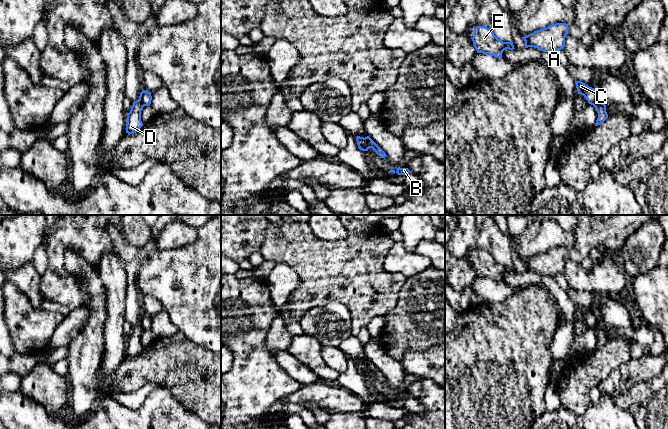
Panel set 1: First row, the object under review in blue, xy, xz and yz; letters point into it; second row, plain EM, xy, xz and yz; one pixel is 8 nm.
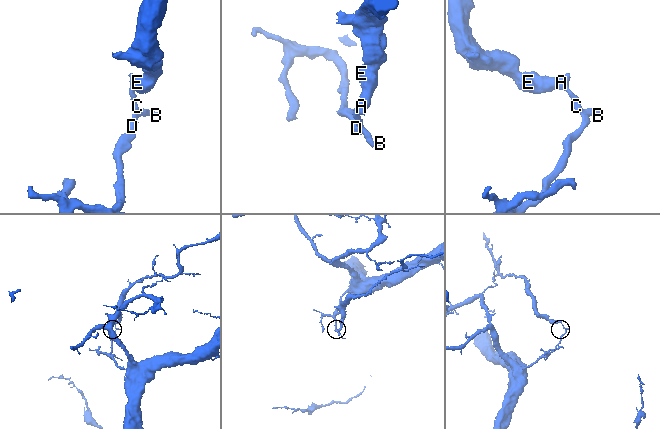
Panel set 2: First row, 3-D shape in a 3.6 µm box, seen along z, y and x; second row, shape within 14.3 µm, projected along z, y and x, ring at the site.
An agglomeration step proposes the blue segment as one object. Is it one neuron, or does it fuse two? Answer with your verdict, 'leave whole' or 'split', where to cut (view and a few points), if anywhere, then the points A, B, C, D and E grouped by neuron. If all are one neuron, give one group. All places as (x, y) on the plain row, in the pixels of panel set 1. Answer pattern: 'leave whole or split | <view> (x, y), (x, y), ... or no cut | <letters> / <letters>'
split | xz (364, 362), (369, 372) | A B C E / D

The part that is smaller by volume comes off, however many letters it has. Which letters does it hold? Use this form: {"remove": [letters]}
{"remove": ["A", "B", "C", "E"]}

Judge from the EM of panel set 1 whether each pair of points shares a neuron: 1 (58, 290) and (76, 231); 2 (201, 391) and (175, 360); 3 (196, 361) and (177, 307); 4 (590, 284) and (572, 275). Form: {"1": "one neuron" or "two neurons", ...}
{"1": "one neuron", "2": "one neuron", "3": "two neurons", "4": "one neuron"}

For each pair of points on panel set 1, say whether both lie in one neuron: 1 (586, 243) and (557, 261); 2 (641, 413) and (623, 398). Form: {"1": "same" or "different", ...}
{"1": "same", "2": "same"}

